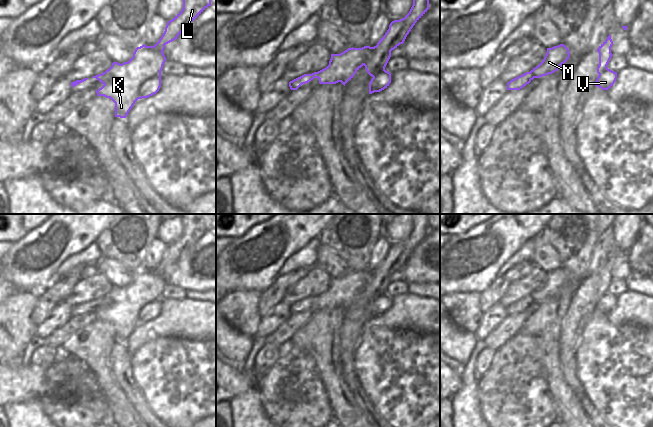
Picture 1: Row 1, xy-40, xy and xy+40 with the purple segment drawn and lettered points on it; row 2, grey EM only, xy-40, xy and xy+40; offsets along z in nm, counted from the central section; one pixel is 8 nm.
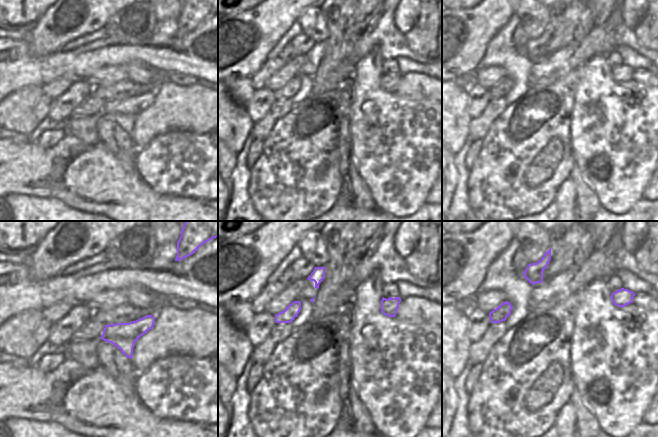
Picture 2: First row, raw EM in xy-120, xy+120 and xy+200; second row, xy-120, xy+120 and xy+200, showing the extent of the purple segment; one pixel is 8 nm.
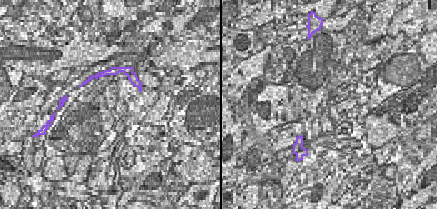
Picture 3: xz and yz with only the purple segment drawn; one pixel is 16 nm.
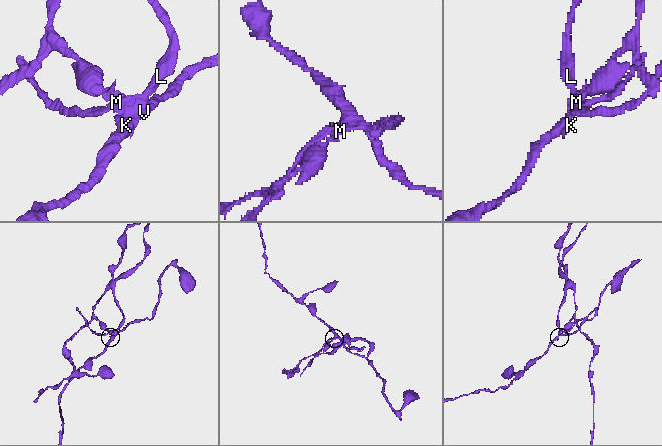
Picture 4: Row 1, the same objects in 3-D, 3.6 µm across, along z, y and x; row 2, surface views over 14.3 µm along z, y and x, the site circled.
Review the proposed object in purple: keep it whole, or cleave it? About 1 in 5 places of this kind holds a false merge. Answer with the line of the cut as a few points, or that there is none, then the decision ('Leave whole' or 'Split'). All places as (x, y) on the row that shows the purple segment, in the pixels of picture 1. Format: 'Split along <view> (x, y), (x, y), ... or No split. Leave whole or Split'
Split along xy-40 (160, 73), (141, 85), (137, 98), (121, 82), (104, 85). Split.

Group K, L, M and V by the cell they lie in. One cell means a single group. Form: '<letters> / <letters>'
K V / L M

